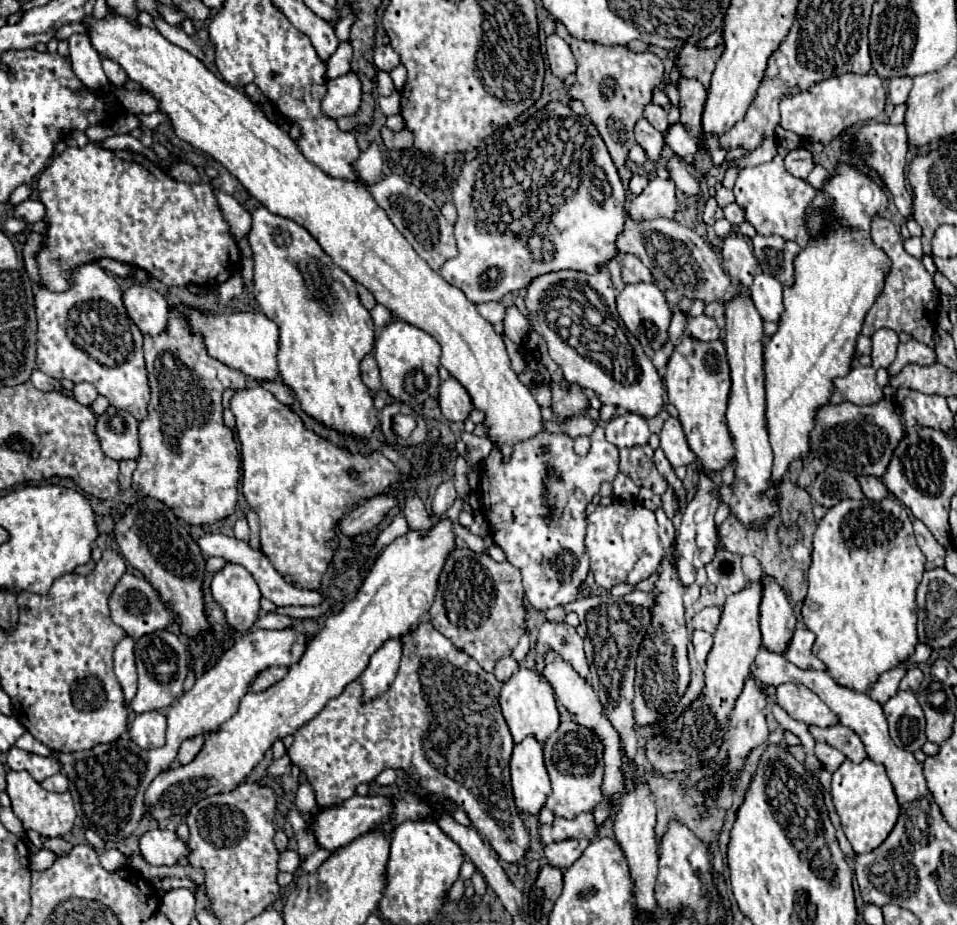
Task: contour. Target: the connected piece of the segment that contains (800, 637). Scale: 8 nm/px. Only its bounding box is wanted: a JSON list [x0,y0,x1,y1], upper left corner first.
[783,628,825,670]

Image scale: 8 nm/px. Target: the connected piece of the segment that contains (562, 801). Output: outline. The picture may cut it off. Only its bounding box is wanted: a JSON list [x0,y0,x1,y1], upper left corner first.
[543,720,603,818]

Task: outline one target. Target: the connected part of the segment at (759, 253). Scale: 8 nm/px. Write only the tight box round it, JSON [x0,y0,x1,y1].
[755,236,801,286]

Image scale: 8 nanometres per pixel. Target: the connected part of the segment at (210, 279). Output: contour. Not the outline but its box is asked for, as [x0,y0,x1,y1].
[37,144,241,292]

